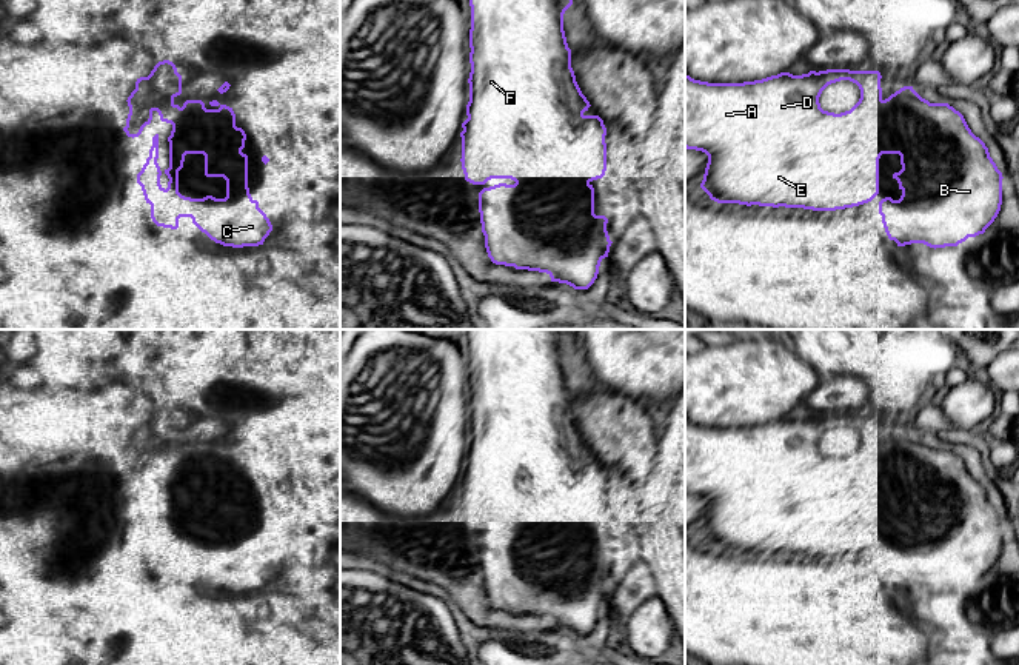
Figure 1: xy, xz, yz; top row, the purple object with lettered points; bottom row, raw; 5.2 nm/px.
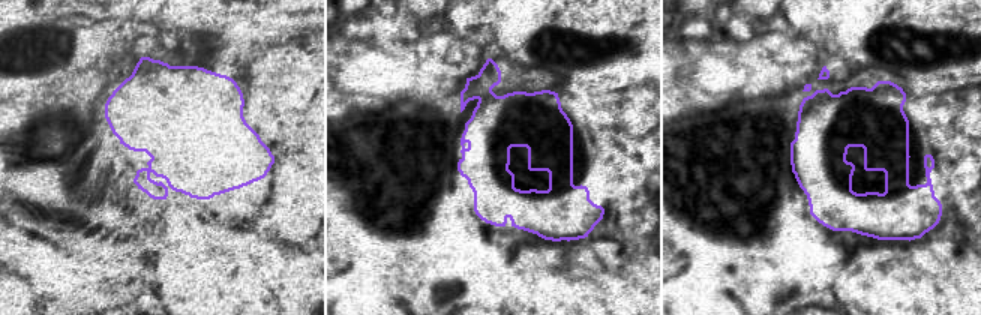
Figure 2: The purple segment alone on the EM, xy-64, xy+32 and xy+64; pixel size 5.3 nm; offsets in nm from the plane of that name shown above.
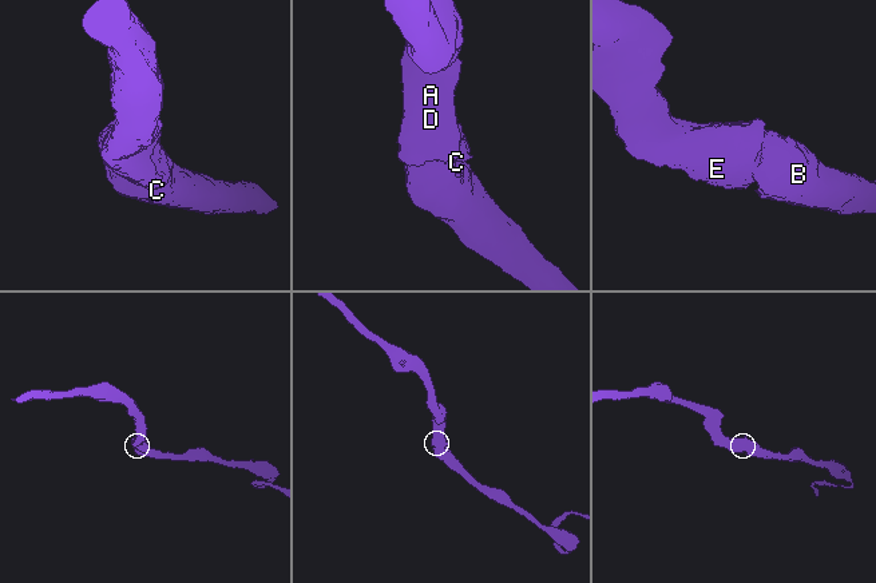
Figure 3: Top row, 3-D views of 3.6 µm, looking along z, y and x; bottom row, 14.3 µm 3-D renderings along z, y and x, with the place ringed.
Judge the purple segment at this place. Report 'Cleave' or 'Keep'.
Keep

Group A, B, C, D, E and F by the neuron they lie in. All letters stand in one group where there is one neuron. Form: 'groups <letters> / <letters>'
groups A B C D E F

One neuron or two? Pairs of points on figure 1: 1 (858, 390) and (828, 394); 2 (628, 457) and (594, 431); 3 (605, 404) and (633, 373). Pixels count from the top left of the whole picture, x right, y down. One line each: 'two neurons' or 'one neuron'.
1: one neuron
2: one neuron
3: two neurons

